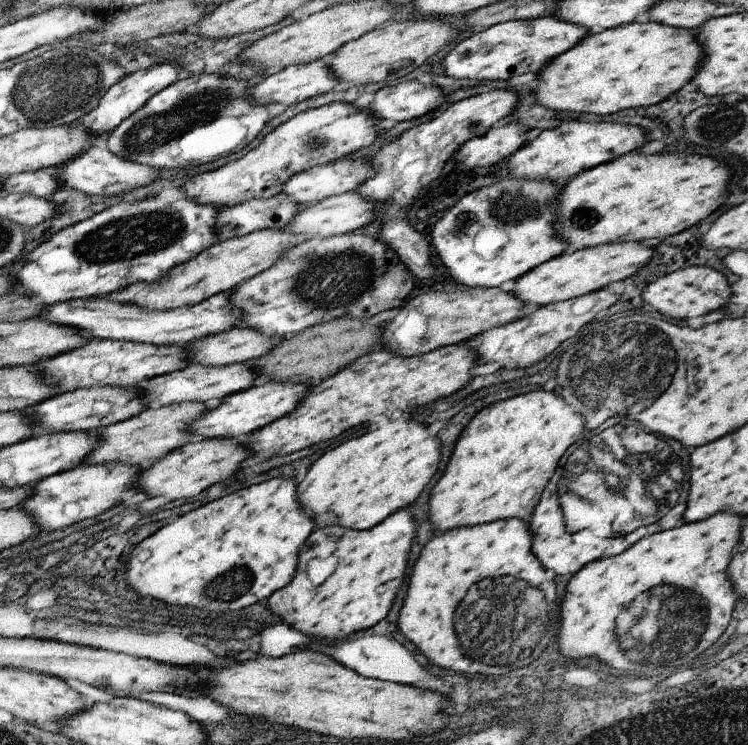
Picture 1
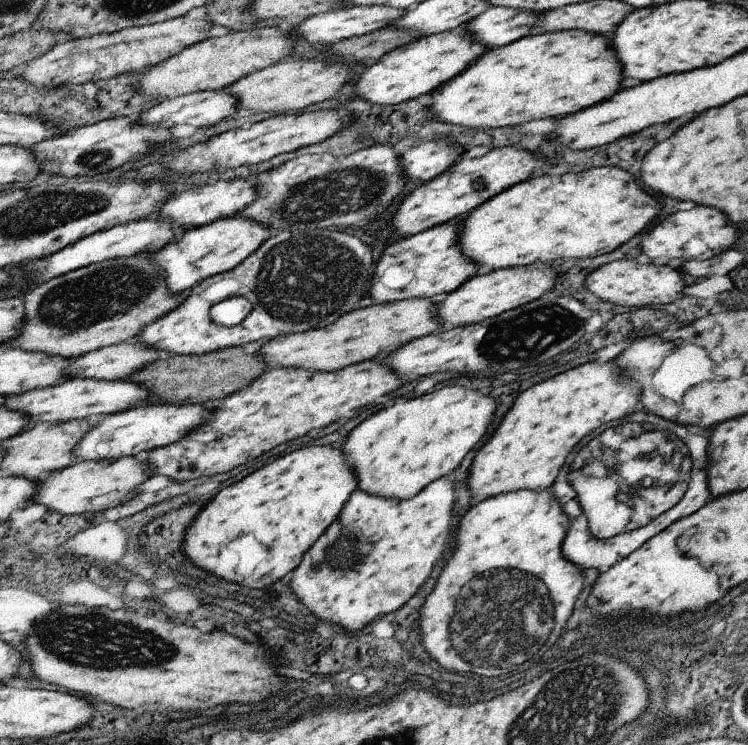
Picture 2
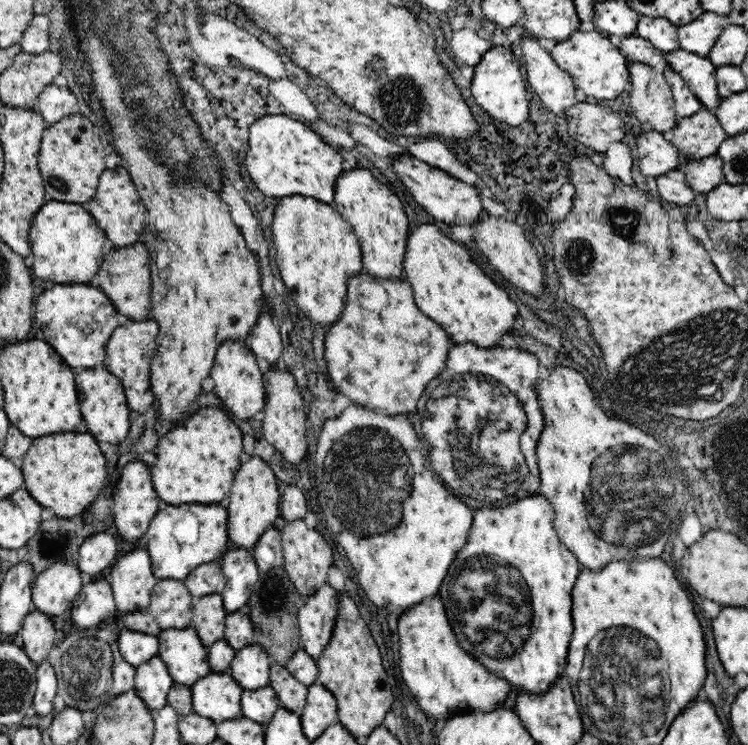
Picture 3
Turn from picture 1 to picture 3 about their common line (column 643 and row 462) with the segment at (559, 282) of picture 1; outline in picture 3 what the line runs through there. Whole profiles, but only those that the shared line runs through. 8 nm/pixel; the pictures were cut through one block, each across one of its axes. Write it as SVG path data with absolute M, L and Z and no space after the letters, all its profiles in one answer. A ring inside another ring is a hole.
M260 458L243 459L242 466L232 481L231 491L224 502L228 513L228 541L231 547L252 550L262 534L274 526L279 516L281 501L276 480L270 465L264 460Z

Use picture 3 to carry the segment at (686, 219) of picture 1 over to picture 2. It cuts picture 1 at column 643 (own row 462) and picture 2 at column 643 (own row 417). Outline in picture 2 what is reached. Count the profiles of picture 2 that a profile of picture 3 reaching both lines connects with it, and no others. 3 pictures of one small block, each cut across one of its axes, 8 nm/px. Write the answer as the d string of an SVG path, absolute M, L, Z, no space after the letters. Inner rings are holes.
M591 168L585 170L581 174L563 174L563 176L539 176L536 178L528 178L525 181L519 182L509 189L503 190L500 194L493 196L489 201L483 202L474 210L471 210L467 215L463 216L462 223L458 228L457 245L460 247L460 254L468 259L471 263L476 264L476 275L485 275L486 273L507 269L510 267L530 266L539 262L540 264L551 264L561 262L568 258L588 258L611 252L621 244L627 242L635 234L639 234L646 224L649 224L653 218L658 215L659 204L655 198L647 196L637 184L635 184L633 176L621 168Z

